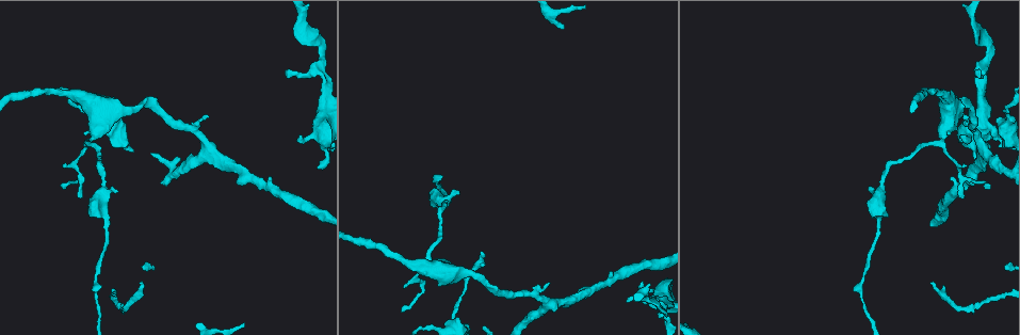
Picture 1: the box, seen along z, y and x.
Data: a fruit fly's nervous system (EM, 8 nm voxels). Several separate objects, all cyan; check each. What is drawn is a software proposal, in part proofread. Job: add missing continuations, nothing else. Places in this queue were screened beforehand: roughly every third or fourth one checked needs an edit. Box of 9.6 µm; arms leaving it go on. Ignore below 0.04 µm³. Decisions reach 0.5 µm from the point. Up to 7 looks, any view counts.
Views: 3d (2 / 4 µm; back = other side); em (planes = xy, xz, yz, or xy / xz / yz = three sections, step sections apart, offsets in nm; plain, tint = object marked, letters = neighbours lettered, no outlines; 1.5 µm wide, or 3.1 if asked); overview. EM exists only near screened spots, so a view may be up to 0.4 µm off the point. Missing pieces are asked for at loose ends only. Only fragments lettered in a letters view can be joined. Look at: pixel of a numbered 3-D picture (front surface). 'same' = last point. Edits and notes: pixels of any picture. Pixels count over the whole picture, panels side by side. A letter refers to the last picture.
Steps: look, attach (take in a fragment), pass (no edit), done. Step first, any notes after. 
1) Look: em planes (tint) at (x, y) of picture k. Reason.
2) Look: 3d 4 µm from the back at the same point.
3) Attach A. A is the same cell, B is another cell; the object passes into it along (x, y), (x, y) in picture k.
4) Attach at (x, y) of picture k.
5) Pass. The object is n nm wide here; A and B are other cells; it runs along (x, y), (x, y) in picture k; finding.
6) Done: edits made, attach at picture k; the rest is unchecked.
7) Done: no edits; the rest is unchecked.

Look: 3d 4 µm from the back at (301, 134) of picture 1. Branch stops here.

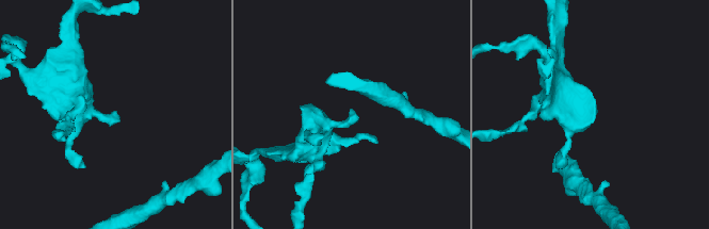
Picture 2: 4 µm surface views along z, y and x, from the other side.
Look: em xz step 4 (tint) at (115, 111) of picture 2.

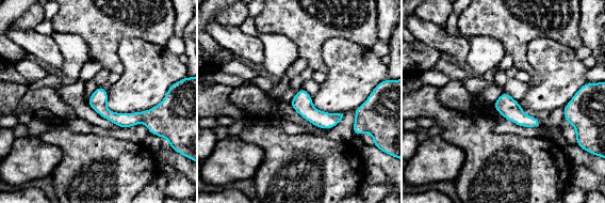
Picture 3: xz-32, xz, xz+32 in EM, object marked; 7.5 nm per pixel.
Look: em xy step 4 (letters) at the same point. Cut it another way.

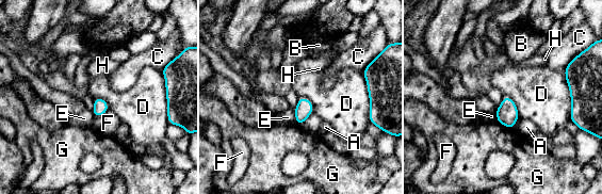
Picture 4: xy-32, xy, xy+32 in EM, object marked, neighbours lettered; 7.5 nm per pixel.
Pass. The object is 110 nm wide here; A, B, C, D, E, F, G and H are other cells; a border runs along (361, 70), (367, 85), (370, 123) in picture 4; no lettered fragment goes on from it.

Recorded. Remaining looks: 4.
Look: em yz step 8 (tint) at (980, 72) of picture 1. Thin end.

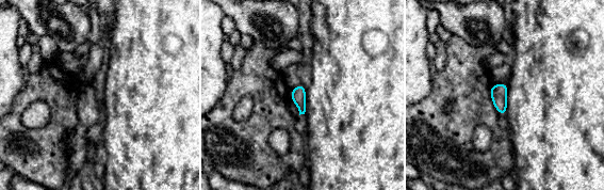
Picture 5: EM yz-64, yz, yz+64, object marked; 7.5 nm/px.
Look: em planes (letters) at the same point. Another direction.

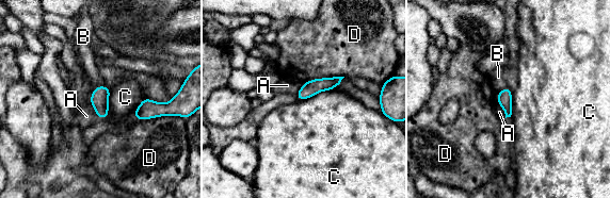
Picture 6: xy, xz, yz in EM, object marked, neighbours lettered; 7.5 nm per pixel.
Pass. A, B, C and D are other cells; it runs along (338, 79), (310, 87), (300, 97) in picture 6; no lettered fragment goes on from it.

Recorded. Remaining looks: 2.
Look: 3d 4 µm at (114, 192) of picture 1. Tapers out.

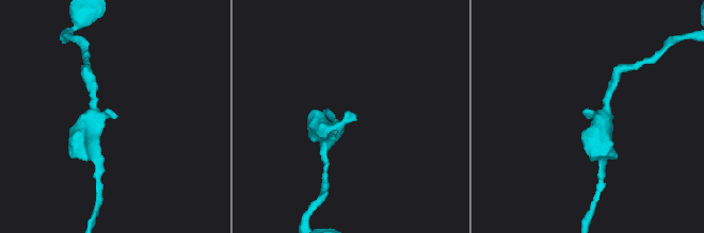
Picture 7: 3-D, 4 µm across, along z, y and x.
Look: em planes (letters) at (356, 116) of picture 7. Need the tissue.

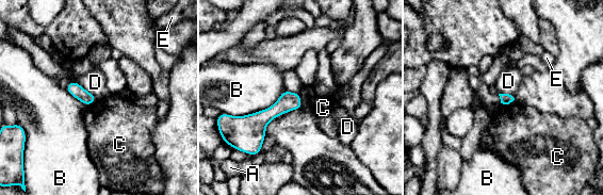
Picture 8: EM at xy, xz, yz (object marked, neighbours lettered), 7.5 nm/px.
Pass. The object is 80 nm wide here; the longest contact is with B, 480 nm; A, B, C, D and E are other cells; no lettered fragment goes on from it.

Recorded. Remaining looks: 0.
Done: no edits; the rest is unchecked.

